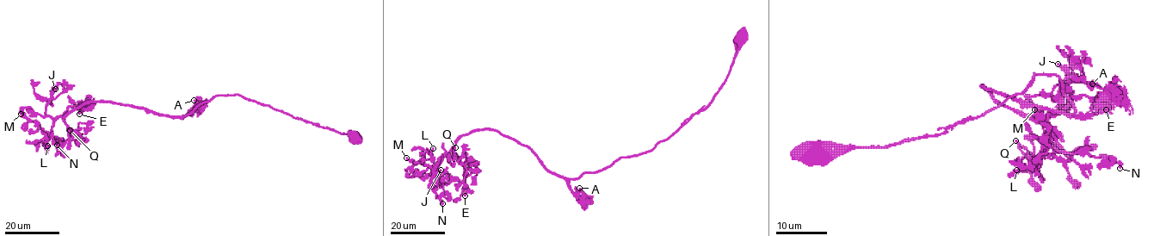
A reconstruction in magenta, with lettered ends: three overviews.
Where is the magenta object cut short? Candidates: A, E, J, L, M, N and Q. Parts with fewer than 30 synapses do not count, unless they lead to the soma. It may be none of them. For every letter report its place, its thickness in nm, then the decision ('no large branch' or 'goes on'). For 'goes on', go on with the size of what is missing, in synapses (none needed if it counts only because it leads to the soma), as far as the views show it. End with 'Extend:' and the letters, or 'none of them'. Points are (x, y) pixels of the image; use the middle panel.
A: (579, 188) | 160 nm | no large branch
E: (465, 195) | 320 nm | no large branch
J: (441, 170) | 300 nm | no large branch
L: (433, 148) | 260 nm | no large branch
M: (406, 158) | 240 nm | no large branch
N: (442, 203) | 400 nm | no large branch
Q: (455, 147) | 280 nm | no large branch
Extend: none of them

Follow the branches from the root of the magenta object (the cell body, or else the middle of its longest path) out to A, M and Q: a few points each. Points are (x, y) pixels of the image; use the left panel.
A: (358, 137), (293, 118), (237, 95), (214, 96), (182, 117), (199, 102), (194, 100)
M: (358, 137), (237, 95), (218, 95), (182, 116), (87, 102), (59, 116), (49, 135), (21, 114)
Q: (358, 137), (237, 95), (218, 95), (182, 116), (112, 102), (87, 102), (64, 118), (69, 139), (70, 130)

